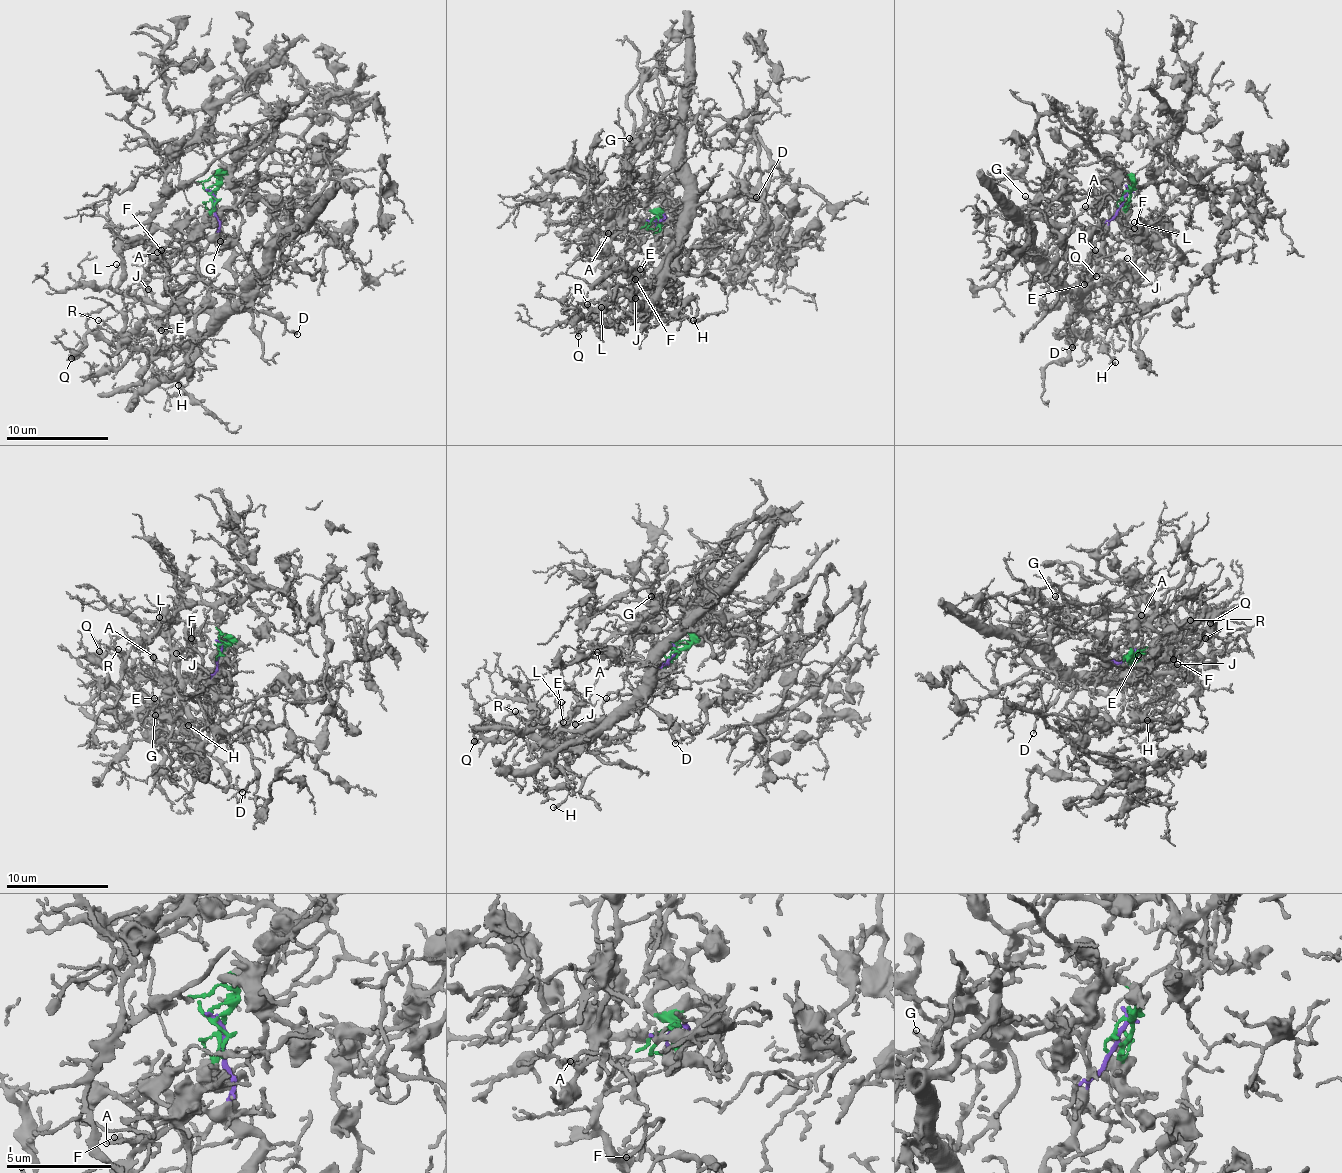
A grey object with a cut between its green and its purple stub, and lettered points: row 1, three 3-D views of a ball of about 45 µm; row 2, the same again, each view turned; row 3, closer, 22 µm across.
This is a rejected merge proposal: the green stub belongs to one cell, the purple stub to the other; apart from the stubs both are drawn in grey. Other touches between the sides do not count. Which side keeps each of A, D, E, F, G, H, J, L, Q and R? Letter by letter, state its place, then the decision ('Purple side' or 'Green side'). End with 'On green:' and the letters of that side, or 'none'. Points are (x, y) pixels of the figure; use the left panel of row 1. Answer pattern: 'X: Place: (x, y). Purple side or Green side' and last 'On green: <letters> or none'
A: Place: (157, 252). Green side
D: Place: (297, 334). Purple side
E: Place: (161, 330). Purple side
F: Place: (161, 250). Green side
G: Place: (220, 241). Green side
H: Place: (178, 385). Purple side
J: Place: (148, 289). Purple side
L: Place: (116, 264). Purple side
Q: Place: (71, 358). Purple side
R: Place: (98, 320). Purple side
On green: A, F, G

